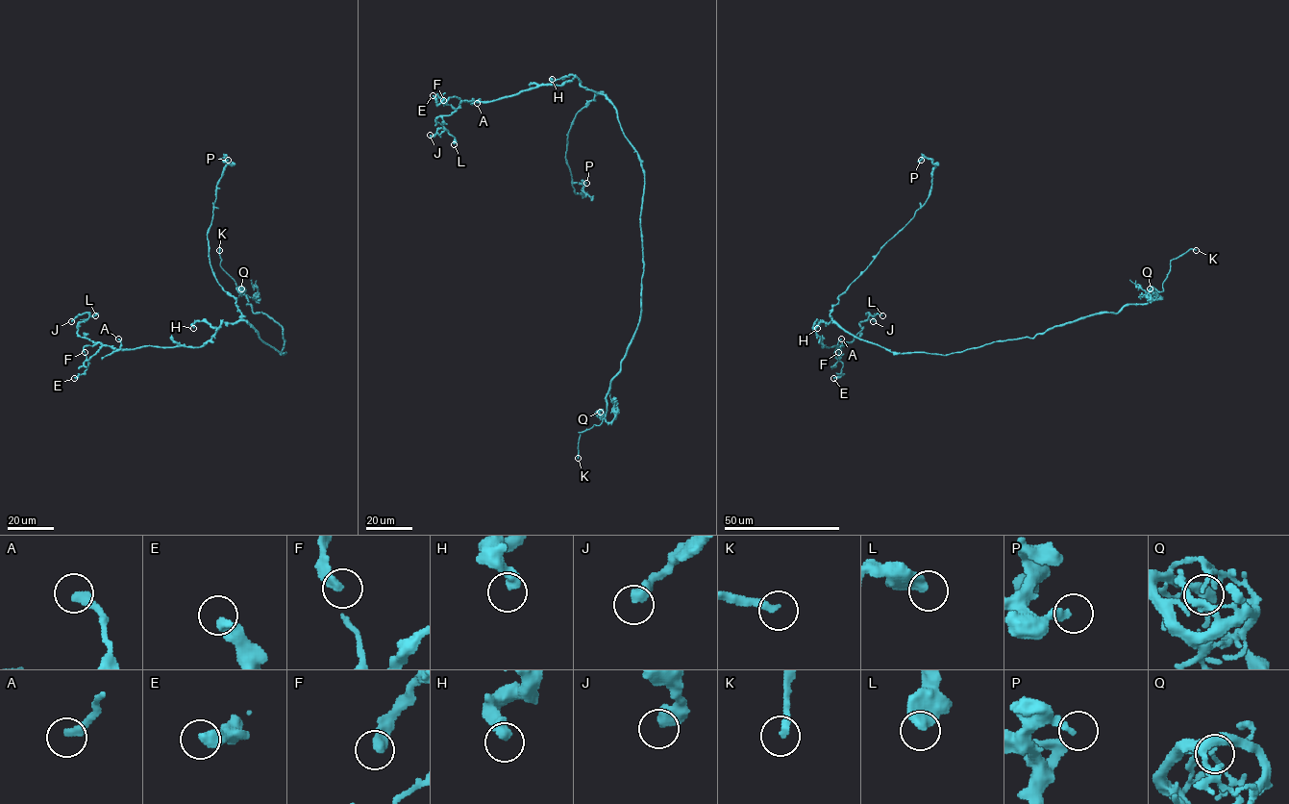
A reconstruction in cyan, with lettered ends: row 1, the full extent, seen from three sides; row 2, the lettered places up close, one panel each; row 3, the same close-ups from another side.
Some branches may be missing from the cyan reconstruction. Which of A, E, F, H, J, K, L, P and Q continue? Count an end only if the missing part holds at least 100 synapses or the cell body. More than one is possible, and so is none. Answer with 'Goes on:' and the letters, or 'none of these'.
Goes on: K

